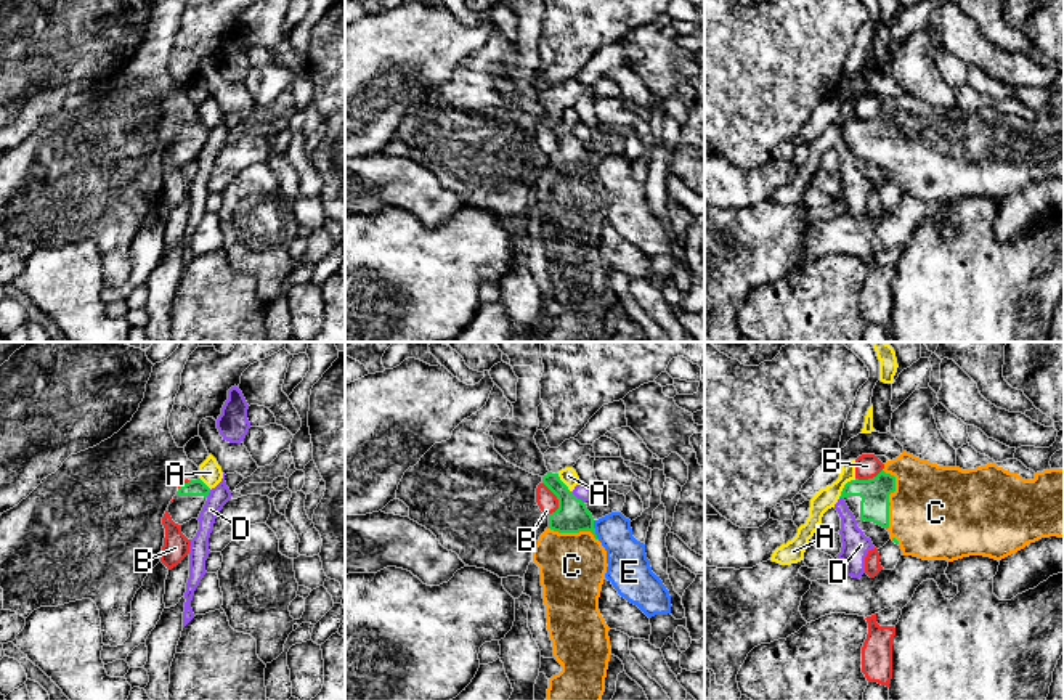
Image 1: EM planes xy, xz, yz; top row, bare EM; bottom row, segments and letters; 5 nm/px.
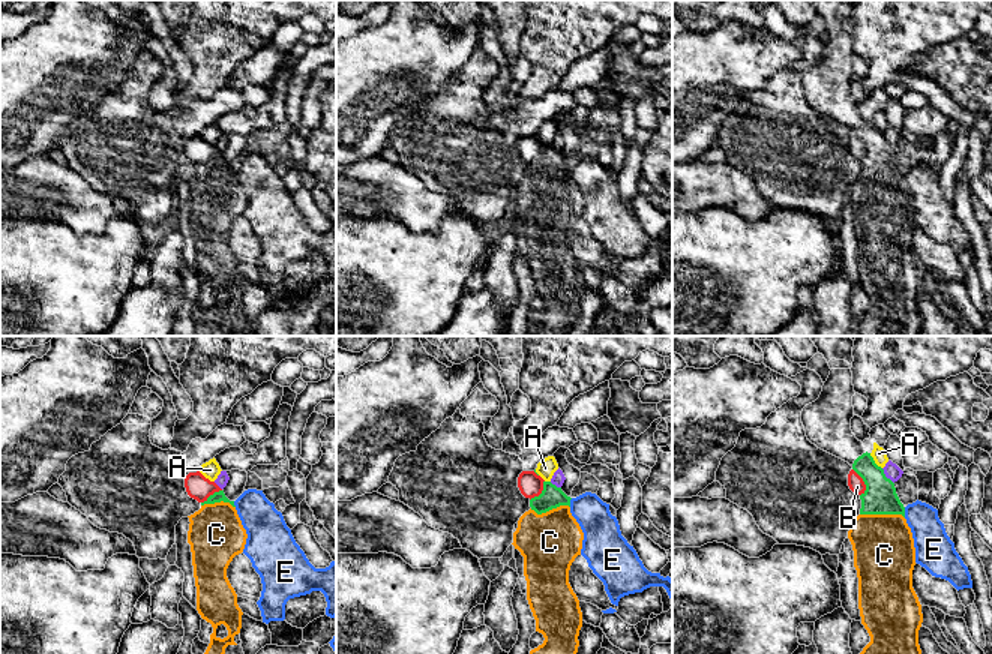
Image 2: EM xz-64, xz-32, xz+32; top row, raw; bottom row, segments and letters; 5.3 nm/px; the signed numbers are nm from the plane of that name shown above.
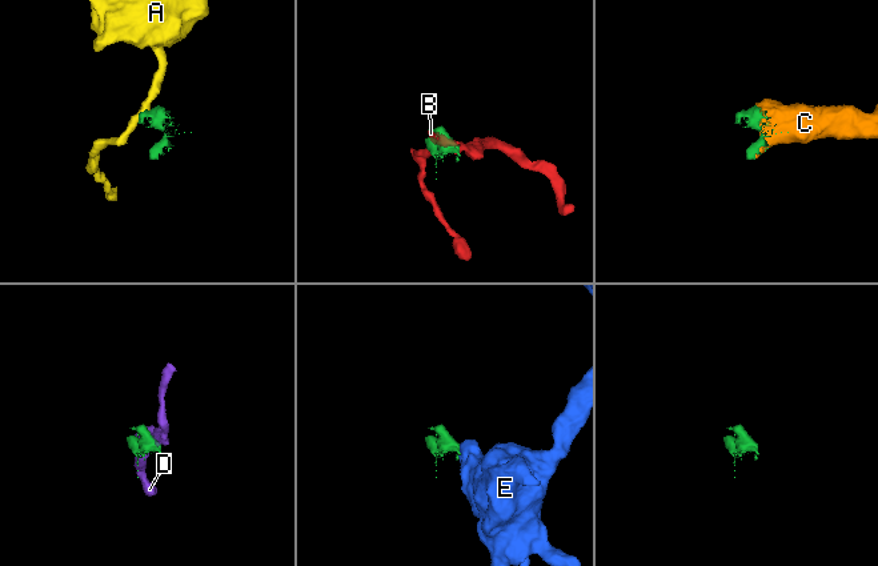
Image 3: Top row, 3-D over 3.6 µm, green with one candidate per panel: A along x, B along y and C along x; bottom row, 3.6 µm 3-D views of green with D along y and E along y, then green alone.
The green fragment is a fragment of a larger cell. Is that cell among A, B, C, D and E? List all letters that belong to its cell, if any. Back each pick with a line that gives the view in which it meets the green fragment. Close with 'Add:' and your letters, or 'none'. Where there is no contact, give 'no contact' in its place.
C: contact in yz
Add: C

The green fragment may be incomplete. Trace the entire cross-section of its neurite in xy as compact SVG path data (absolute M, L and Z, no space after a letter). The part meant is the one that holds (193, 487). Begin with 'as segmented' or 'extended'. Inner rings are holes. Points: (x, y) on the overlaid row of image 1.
extended; M201 478L189 480L180 486L173 503L167 509L172 520L178 525L183 525L191 519L197 519L209 493L210 488Z

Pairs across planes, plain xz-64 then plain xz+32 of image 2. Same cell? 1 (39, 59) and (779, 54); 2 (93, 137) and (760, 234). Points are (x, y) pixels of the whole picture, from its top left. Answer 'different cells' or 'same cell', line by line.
1: same cell
2: different cells

